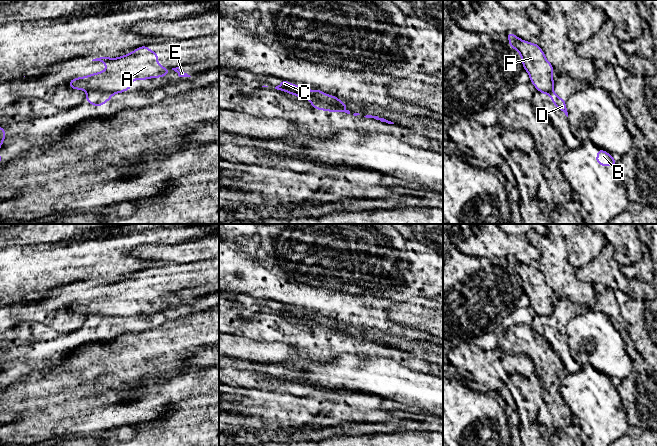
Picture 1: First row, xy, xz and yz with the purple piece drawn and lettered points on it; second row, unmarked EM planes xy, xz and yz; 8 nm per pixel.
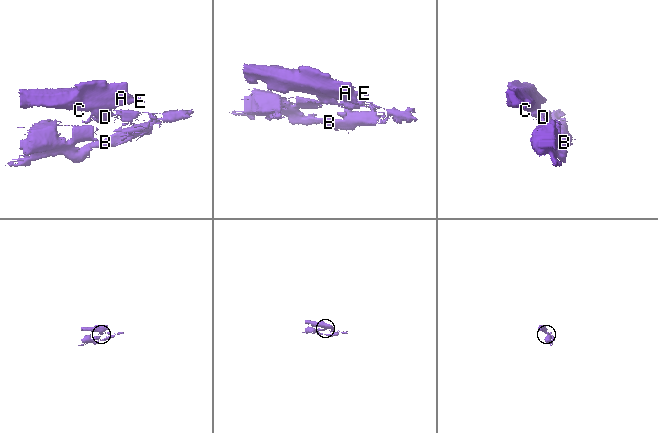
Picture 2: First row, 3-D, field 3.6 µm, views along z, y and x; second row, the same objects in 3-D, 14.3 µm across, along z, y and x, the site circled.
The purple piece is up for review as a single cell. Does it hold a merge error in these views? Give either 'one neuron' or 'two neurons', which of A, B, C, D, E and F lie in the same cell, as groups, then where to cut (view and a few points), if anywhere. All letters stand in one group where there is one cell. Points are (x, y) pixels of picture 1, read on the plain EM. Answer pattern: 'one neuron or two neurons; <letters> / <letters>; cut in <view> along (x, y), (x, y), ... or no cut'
two neurons; A C E F / B D; cut in xy along (88, 313), (119, 316)

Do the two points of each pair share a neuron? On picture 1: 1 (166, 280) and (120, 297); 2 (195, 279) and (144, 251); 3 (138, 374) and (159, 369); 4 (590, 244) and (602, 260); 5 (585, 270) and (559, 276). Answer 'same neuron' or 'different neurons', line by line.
1: same neuron
2: different neurons
3: same neuron
4: different neurons
5: different neurons

